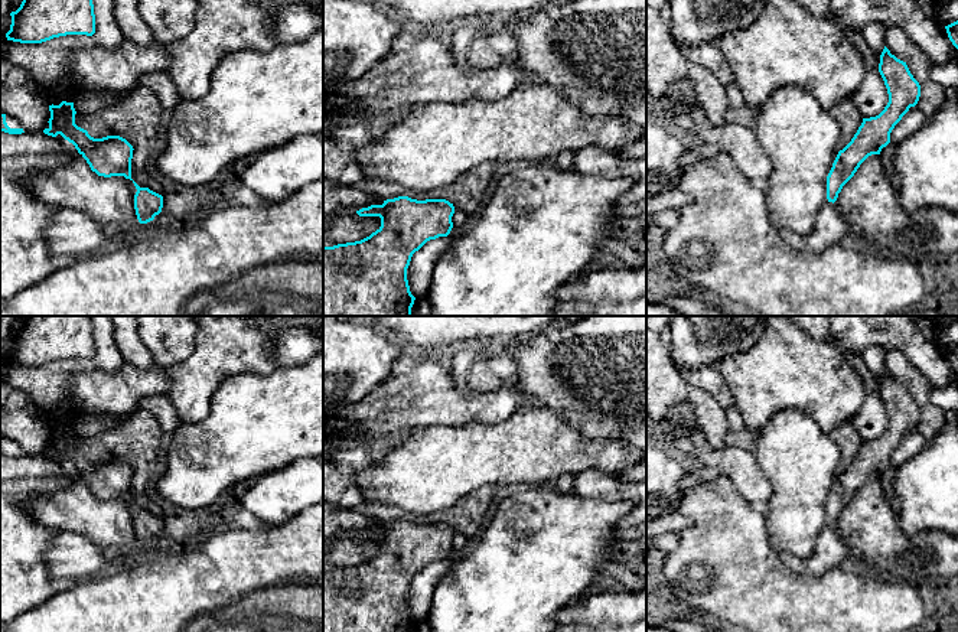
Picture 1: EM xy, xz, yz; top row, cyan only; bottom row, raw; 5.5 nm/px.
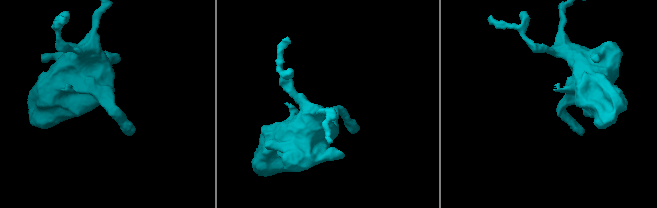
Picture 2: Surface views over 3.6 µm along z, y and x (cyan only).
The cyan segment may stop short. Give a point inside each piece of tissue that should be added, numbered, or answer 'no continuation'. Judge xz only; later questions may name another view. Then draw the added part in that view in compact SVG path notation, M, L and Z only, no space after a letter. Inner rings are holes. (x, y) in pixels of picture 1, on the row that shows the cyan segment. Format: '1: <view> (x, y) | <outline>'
no continuation

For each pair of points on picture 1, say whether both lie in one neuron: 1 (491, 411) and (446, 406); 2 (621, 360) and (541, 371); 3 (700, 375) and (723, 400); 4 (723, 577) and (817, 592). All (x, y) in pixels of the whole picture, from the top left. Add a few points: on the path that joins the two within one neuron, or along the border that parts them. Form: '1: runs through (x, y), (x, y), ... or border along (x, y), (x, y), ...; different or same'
1: runs through (479, 409), (458, 409); same
2: runs through (600, 361), (561, 361); same
3: runs through (707, 380), (720, 393); same
4: runs through (746, 583), (759, 592), (794, 592); same

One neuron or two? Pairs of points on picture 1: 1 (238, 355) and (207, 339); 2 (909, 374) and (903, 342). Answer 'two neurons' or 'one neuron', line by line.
1: one neuron
2: two neurons

